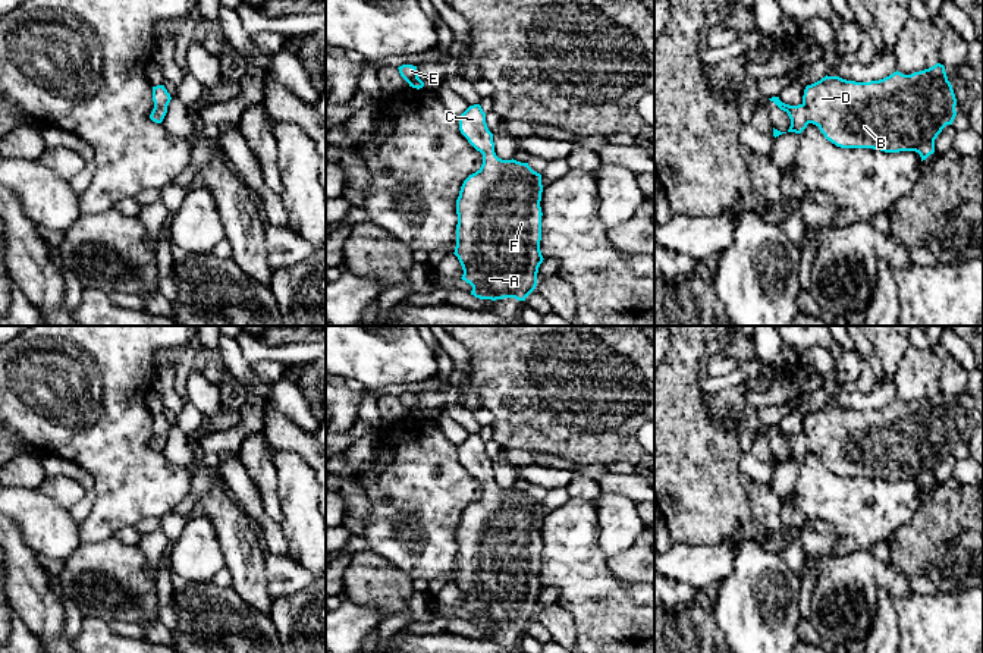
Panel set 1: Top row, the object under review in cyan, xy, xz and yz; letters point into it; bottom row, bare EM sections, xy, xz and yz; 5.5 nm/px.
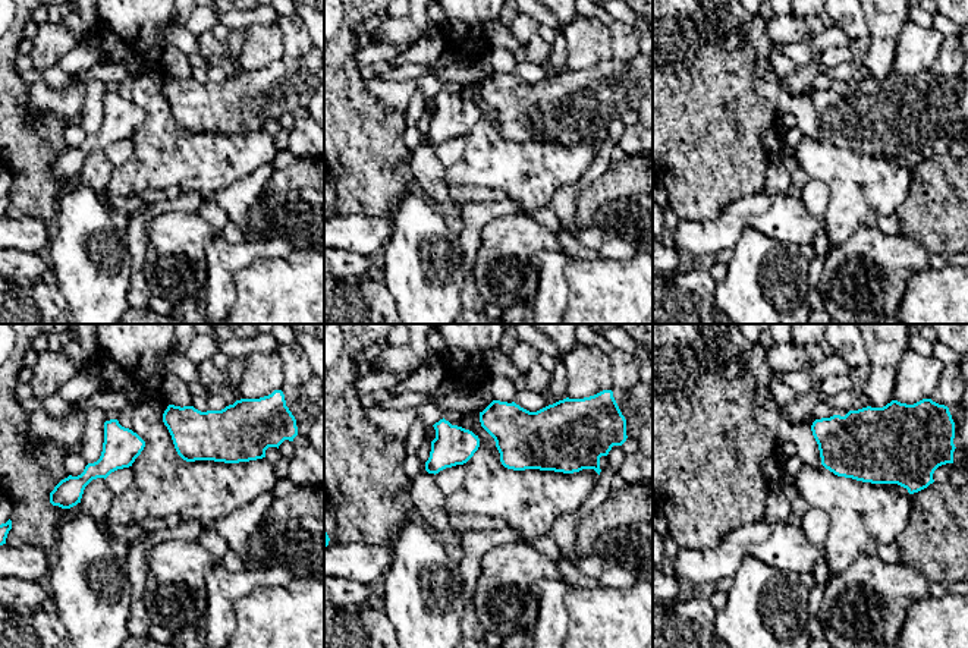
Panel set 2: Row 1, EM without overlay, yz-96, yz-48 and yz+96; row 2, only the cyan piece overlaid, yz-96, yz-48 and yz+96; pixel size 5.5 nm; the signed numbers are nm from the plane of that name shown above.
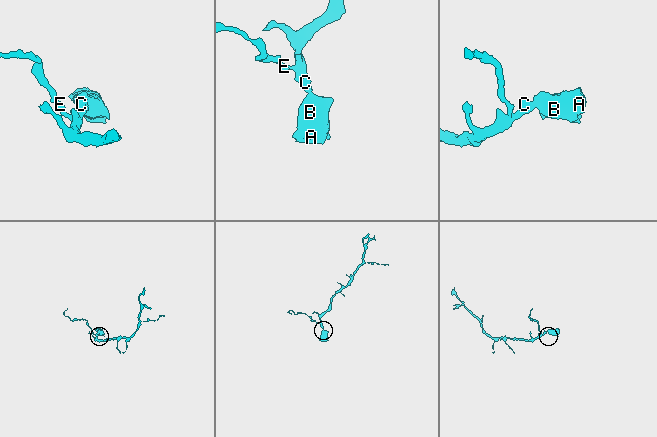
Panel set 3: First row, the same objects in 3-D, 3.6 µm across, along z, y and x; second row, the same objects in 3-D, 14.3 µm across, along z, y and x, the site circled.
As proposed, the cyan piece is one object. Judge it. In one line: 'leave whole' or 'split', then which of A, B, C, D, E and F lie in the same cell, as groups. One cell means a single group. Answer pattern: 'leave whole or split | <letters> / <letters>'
leave whole | A B C D E F

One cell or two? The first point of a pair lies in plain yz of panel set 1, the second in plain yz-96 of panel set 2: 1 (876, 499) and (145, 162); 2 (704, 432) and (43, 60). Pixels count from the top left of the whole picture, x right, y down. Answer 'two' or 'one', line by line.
1: one
2: two

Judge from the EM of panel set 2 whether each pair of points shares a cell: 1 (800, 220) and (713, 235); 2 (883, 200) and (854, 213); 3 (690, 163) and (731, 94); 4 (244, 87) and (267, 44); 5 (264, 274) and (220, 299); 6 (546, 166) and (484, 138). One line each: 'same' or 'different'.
1: same
2: same
3: same
4: different
5: different
6: same

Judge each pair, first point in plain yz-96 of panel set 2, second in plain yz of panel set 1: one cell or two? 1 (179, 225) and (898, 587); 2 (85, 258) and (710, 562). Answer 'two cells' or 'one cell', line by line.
1: one cell
2: two cells

